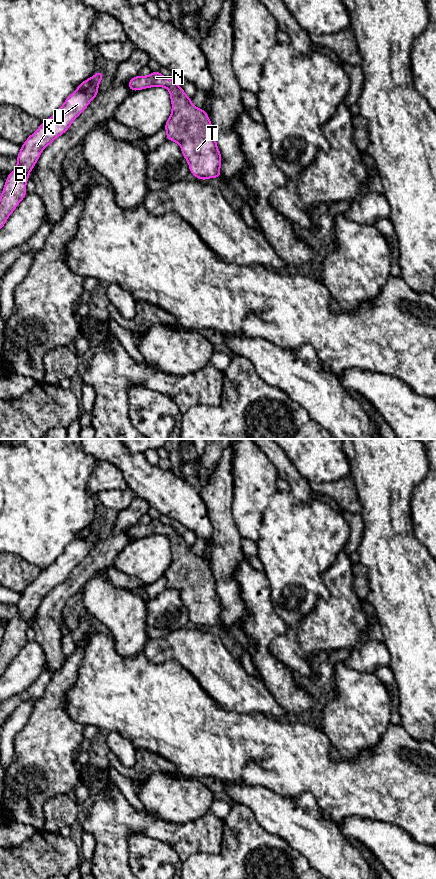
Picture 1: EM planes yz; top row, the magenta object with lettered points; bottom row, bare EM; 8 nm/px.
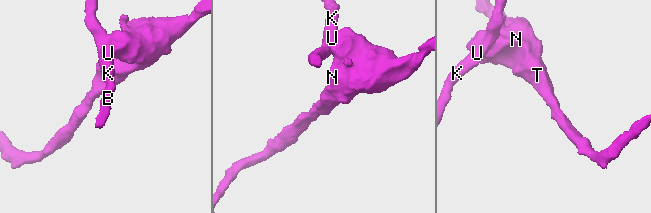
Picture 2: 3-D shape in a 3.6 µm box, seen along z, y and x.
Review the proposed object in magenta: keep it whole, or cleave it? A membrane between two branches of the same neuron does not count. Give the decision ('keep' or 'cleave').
keep

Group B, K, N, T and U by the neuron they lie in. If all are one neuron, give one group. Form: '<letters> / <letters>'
B K N T U

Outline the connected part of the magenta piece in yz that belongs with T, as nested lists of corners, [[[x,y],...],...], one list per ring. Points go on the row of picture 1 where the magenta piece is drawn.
[[[159,71],[148,76],[135,76],[128,81],[132,91],[165,87],[170,92],[171,115],[164,126],[167,141],[177,142],[189,164],[190,174],[197,179],[221,178],[222,157],[216,143],[215,130],[203,108],[196,108],[183,88]]]

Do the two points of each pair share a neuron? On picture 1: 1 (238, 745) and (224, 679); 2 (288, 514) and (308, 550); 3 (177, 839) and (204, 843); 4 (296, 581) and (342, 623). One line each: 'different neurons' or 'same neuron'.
1: different neurons
2: same neuron
3: same neuron
4: different neurons

